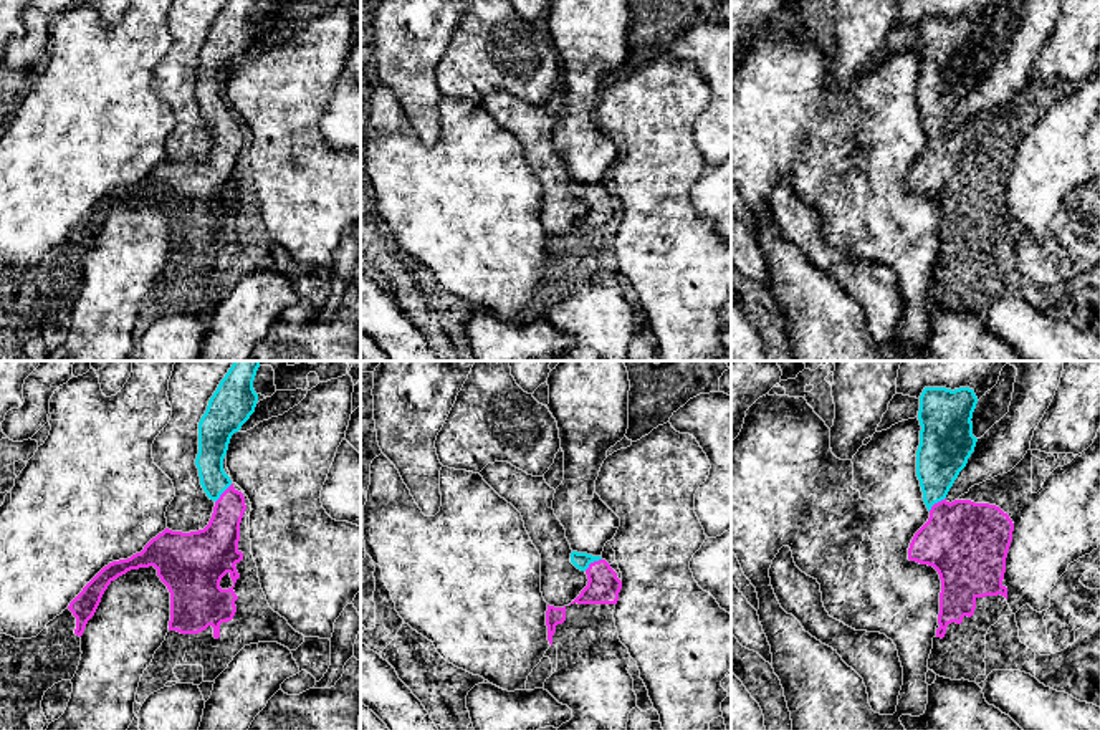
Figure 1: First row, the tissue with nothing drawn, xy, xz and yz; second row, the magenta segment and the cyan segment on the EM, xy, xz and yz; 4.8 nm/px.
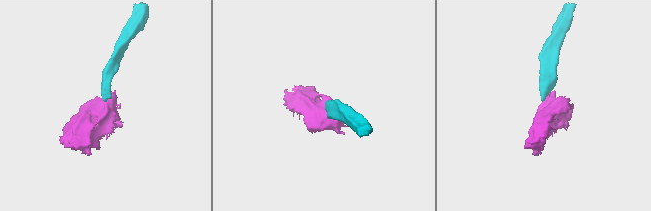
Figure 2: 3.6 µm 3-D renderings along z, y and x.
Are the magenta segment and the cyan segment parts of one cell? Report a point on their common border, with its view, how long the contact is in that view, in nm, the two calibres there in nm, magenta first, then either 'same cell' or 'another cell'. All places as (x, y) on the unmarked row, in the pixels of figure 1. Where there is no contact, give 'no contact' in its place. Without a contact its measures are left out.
contact xy (222, 123); length 130 nm; calibres 200 and 140 nm; same cell

